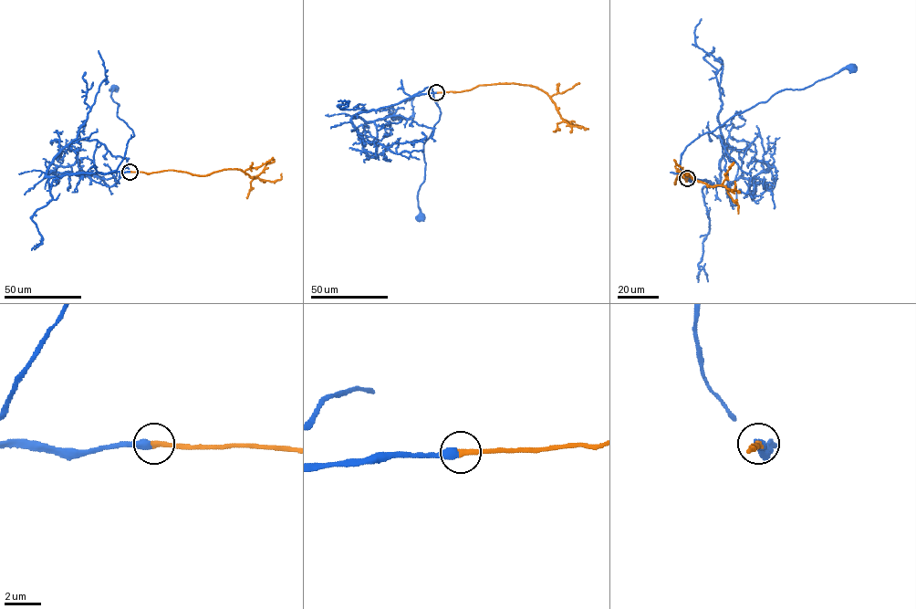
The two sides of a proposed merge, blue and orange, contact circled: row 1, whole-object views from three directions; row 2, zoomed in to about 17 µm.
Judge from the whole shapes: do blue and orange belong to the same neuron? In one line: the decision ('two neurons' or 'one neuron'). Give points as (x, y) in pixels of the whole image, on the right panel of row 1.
one neuron

